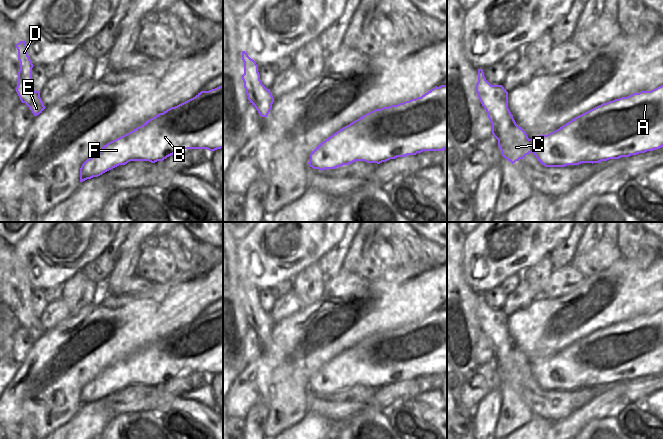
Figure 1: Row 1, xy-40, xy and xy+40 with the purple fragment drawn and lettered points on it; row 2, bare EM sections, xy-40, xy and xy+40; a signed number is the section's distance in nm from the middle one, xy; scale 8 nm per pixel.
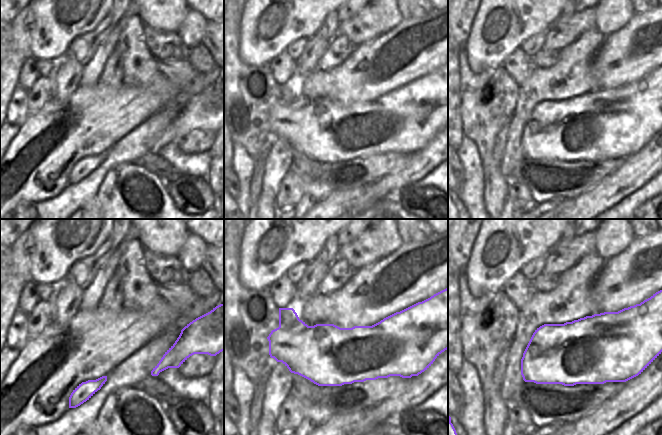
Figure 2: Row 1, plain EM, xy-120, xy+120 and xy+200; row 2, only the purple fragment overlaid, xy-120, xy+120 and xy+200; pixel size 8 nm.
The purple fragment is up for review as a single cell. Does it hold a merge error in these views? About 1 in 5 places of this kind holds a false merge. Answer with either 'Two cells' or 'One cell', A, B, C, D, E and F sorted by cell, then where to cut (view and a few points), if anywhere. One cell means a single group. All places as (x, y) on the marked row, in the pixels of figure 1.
One cell. Groups: A B C D E F. No split

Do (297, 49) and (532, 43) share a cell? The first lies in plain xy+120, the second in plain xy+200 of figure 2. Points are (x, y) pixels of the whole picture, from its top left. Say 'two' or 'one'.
one

